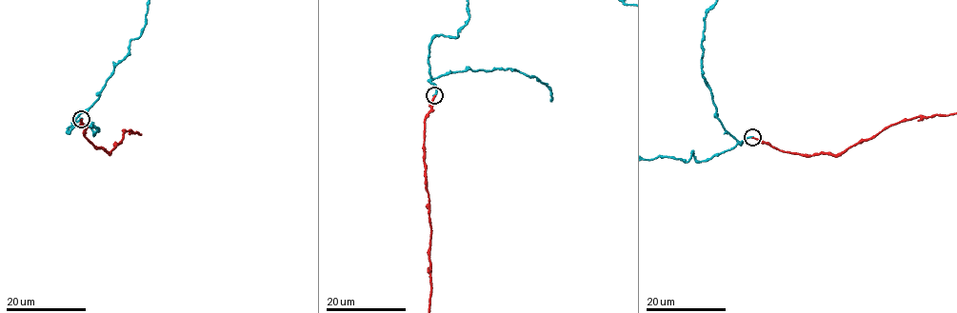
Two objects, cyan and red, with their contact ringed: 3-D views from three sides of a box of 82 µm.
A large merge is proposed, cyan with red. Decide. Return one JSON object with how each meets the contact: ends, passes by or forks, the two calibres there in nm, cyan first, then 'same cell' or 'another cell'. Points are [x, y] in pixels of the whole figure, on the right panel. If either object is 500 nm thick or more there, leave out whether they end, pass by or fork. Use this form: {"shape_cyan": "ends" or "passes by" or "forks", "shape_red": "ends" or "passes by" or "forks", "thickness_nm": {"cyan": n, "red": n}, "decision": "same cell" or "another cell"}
{"shape_cyan": "ends", "shape_red": "ends", "thickness_nm": {"cyan": 320, "red": 240}, "decision": "another cell"}

